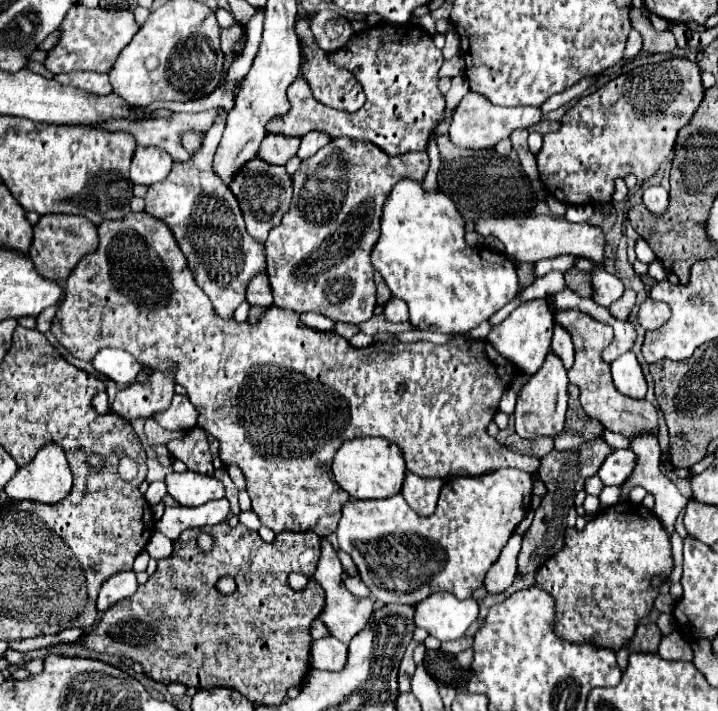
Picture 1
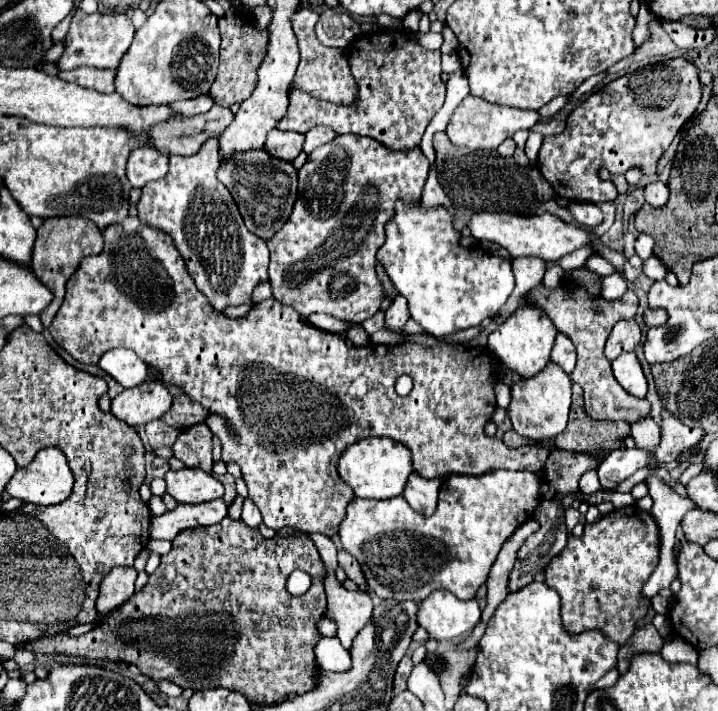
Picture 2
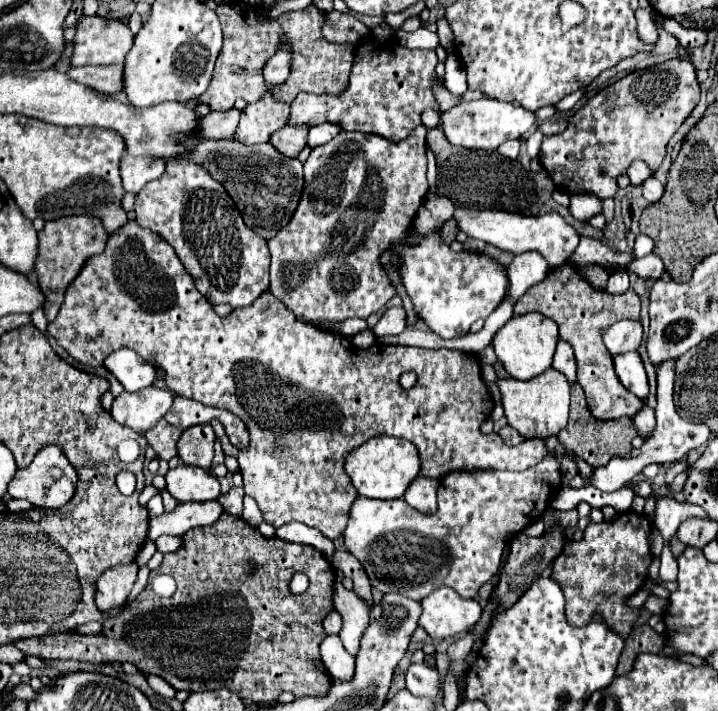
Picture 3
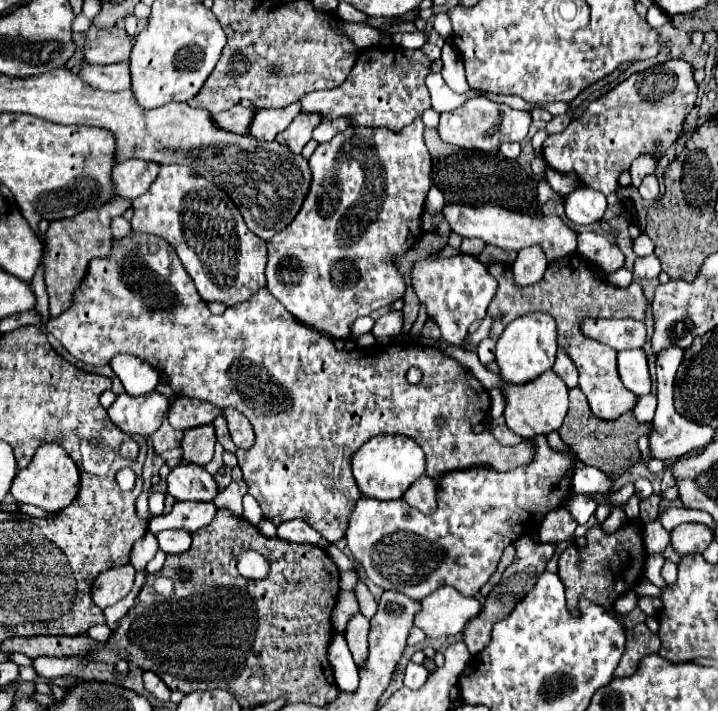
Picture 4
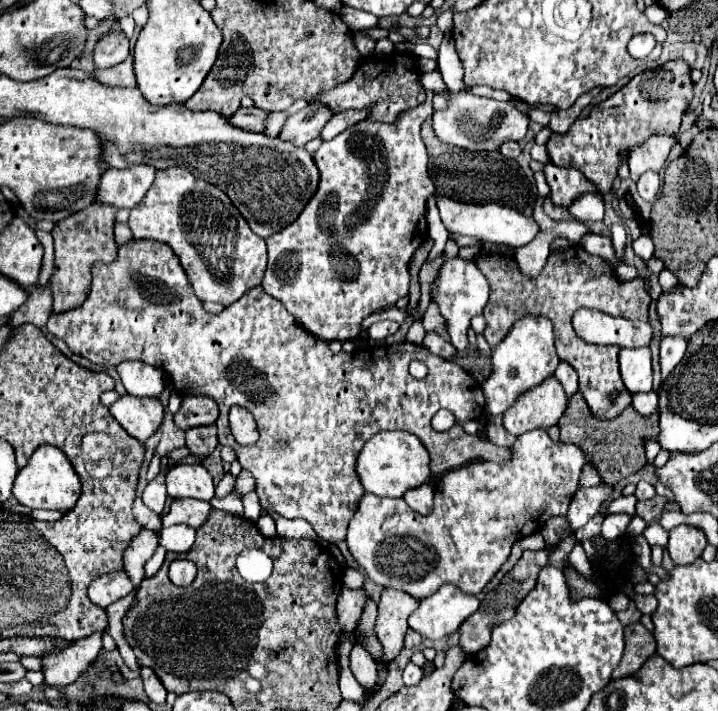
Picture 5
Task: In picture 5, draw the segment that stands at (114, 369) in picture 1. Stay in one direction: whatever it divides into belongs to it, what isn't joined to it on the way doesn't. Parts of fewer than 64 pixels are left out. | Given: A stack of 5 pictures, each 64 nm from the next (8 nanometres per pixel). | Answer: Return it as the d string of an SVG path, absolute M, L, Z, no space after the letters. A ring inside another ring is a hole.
M124 360L116 366L116 370L130 396L138 396L138 398L156 396L158 398L160 392L164 390L162 370L150 364L144 364L138 360Z

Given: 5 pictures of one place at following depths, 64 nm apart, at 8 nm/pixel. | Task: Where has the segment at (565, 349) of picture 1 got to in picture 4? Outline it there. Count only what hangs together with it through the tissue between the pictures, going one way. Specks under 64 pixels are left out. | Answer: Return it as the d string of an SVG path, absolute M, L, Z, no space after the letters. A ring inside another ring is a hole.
M560 348L558 354L556 354L556 364L552 368L564 382L568 388L574 388L578 384L578 372L576 372L576 366L572 364L572 358Z

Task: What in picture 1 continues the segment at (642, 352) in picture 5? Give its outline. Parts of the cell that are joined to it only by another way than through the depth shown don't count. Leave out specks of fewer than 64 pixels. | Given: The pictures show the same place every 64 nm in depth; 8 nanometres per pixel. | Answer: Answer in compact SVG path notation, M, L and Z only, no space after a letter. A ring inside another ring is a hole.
M626 352L624 356L612 362L612 380L618 392L624 396L636 400L642 400L646 396L646 378L634 352Z

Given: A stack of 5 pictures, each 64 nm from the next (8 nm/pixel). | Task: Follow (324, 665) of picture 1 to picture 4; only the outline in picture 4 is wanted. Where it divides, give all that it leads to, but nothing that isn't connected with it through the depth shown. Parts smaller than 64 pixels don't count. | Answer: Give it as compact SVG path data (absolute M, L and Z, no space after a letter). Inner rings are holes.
M342 634L332 636L328 644L328 662L332 664L338 688L344 692L354 692L358 688L358 670Z

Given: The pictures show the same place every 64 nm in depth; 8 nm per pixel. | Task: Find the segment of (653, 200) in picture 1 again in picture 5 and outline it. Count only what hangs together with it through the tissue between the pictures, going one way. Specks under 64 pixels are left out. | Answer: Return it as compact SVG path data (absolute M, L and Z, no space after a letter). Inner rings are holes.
M644 172L638 180L638 194L648 200L648 202L654 202L656 196L660 192L660 178L656 172Z

